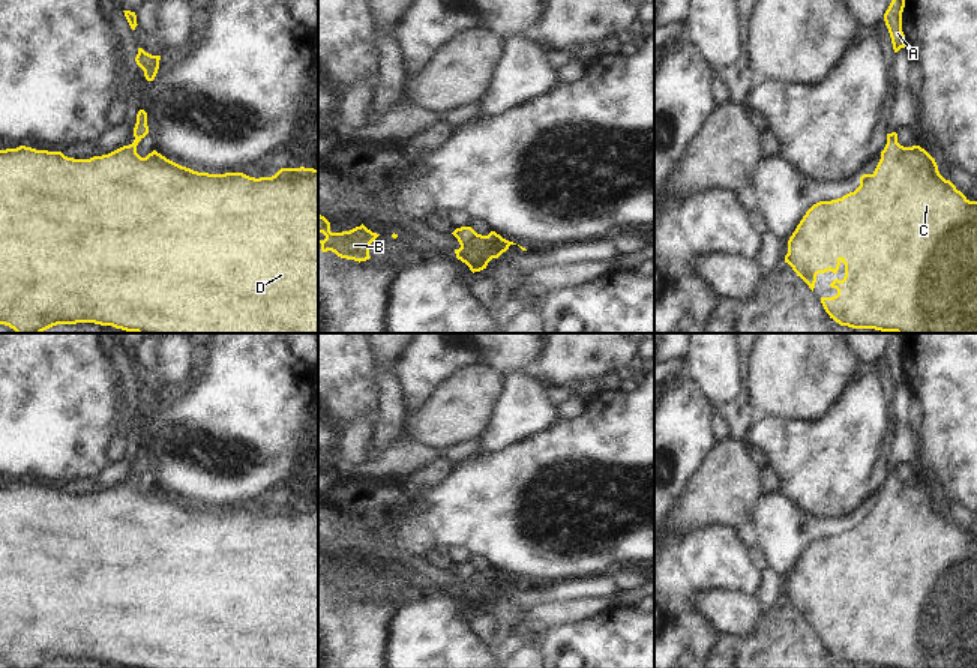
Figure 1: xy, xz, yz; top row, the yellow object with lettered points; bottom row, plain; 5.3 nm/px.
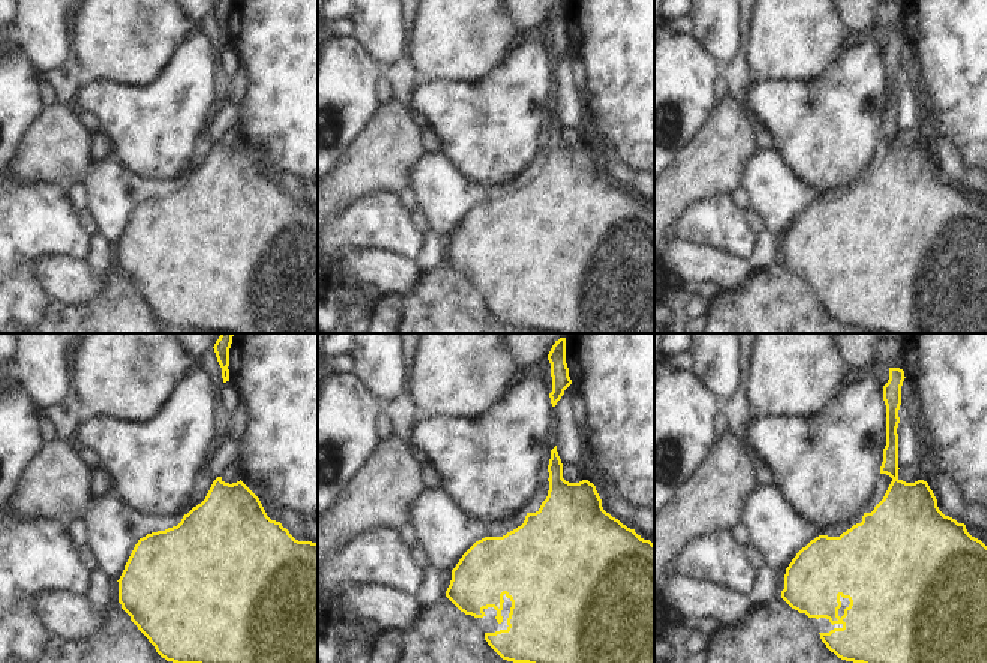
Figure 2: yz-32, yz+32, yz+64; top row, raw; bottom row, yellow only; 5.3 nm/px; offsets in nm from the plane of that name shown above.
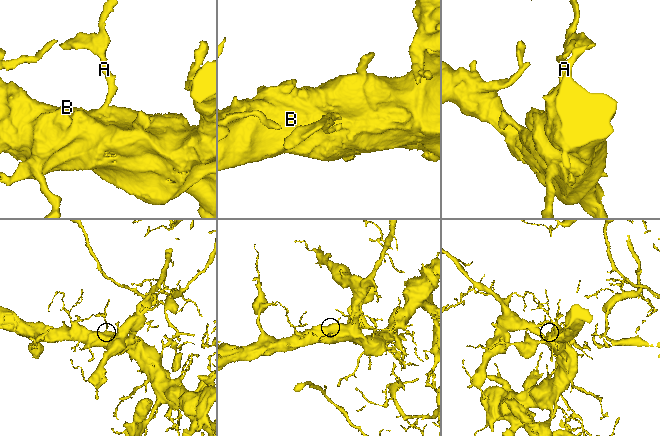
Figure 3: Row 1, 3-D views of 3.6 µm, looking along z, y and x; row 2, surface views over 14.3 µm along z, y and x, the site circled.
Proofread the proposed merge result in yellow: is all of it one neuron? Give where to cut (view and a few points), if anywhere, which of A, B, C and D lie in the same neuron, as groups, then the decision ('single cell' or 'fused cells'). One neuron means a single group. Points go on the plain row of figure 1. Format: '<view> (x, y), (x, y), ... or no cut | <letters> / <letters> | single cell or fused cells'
no cut | A B C D | single cell

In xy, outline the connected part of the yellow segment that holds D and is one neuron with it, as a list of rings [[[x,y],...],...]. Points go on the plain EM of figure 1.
[[[140,446],[134,479],[108,491],[74,495],[62,488],[26,482],[0,486],[0,660],[15,668],[44,668],[77,659],[126,668],[318,668],[318,506],[281,504],[275,512],[260,515],[243,509],[198,509],[156,486],[141,494],[137,482],[147,470],[147,449]]]

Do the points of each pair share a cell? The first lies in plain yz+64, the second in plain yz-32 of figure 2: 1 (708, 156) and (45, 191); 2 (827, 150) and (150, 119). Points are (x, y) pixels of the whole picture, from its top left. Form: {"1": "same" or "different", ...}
{"1": "different", "2": "same"}

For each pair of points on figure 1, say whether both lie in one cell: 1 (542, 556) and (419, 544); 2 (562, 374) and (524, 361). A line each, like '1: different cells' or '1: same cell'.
1: same cell
2: different cells

